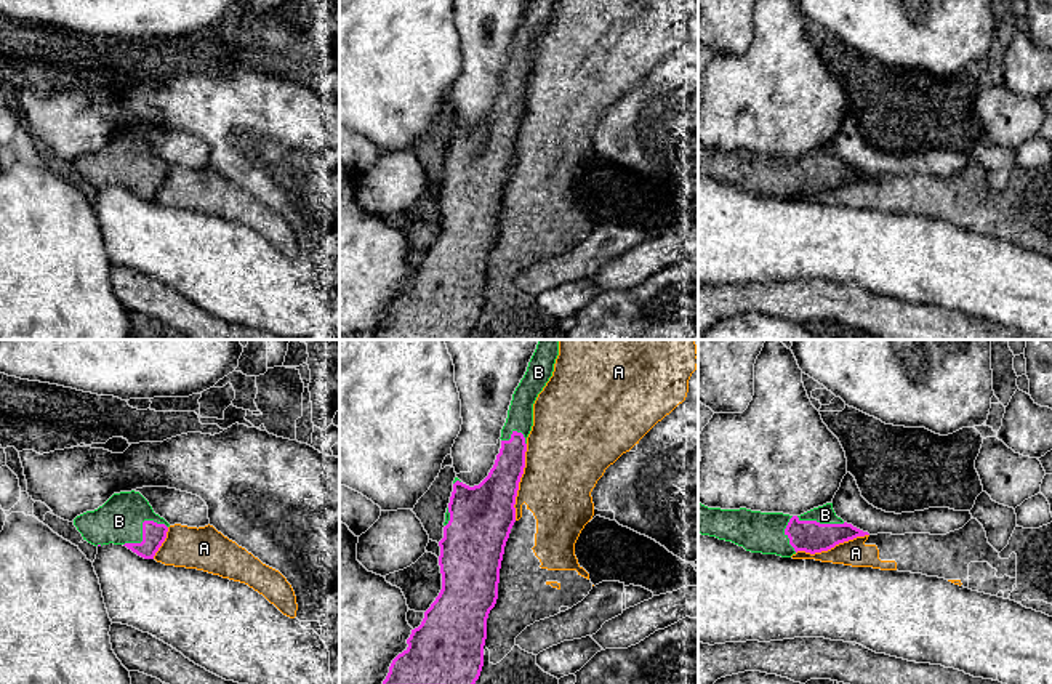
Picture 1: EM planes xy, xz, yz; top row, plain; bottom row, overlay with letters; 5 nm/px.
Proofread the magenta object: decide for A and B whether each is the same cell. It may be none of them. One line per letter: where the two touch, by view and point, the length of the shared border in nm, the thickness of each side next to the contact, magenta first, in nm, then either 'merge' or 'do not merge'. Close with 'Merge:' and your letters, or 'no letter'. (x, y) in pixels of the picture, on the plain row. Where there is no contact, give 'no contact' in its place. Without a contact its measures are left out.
A: xz (519, 122) | 380 nm | 300/400 nm | do not merge
B: xy (143, 170) | 240 nm | 120/240 nm | merge
Merge: B

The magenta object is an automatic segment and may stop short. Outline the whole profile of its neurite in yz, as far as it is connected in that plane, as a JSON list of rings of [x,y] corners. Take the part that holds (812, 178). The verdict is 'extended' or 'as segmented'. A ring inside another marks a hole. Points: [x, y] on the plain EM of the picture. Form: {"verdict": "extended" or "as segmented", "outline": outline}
{"verdict": "extended", "outline": [[[698,143],[698,175],[732,183],[751,194],[791,199],[797,192],[828,192],[839,184],[869,176],[836,157],[833,144],[801,157],[746,149],[708,149]]]}

